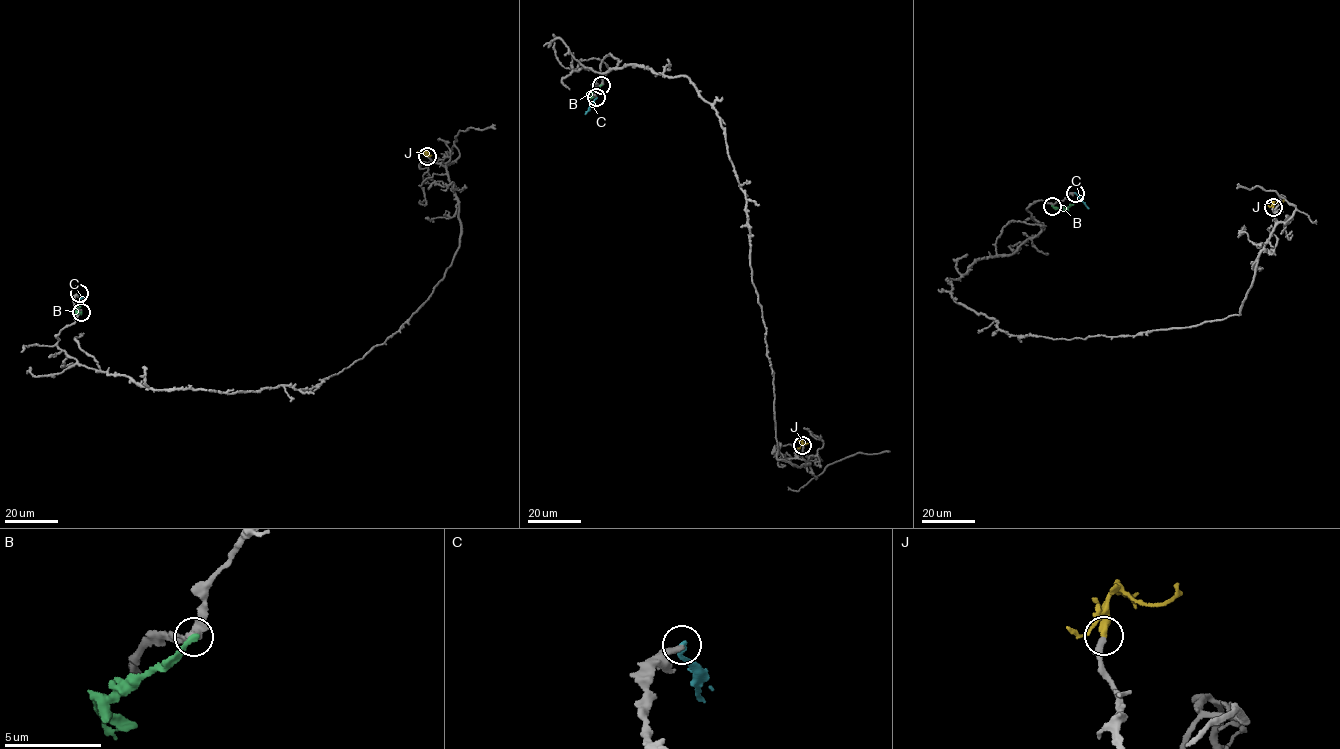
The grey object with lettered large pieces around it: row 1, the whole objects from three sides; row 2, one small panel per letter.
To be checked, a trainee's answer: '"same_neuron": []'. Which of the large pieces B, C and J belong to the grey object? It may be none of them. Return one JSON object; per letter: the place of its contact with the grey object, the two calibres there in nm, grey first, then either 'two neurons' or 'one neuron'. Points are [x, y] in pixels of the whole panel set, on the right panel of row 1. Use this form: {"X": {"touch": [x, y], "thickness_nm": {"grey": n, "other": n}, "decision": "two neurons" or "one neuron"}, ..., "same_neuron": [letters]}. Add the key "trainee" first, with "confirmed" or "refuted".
{"trainee": "refuted", "B": {"touch": [1052, 206], "thickness_nm": {"grey": 300, "other": 280}, "decision": "two neurons"}, "C": {"touch": [1075, 193], "thickness_nm": {"grey": 360, "other": 240}, "decision": "two neurons"}, "J": {"touch": [1273, 207], "thickness_nm": {"grey": 320, "other": 440}, "decision": "one neuron"}, "same_neuron": ["J"]}

